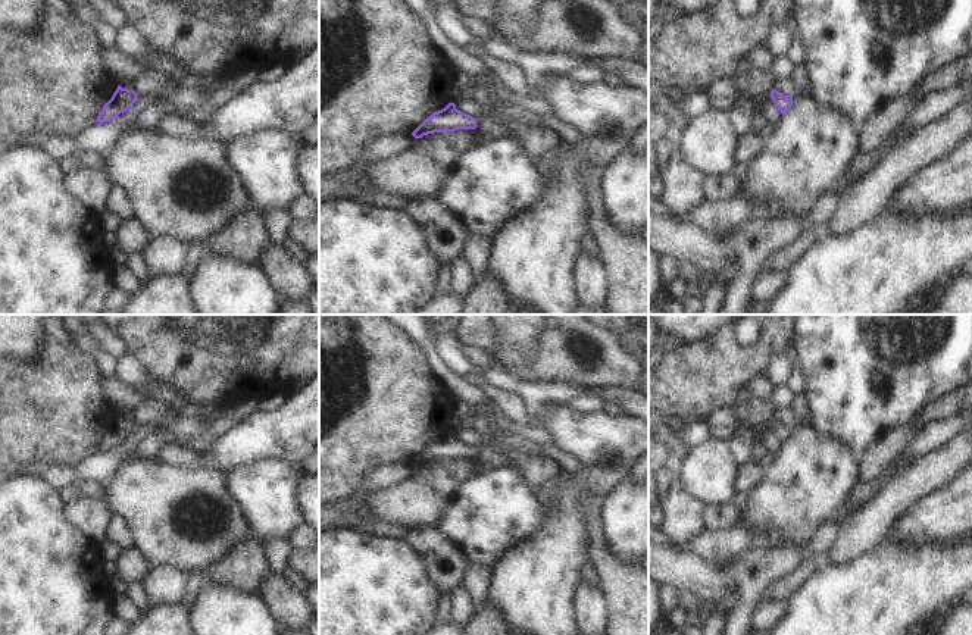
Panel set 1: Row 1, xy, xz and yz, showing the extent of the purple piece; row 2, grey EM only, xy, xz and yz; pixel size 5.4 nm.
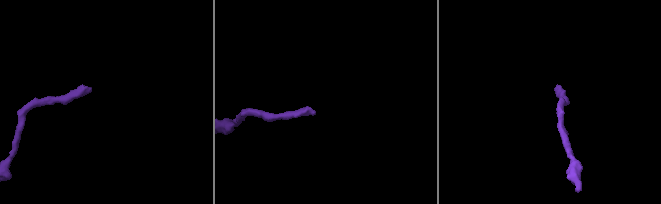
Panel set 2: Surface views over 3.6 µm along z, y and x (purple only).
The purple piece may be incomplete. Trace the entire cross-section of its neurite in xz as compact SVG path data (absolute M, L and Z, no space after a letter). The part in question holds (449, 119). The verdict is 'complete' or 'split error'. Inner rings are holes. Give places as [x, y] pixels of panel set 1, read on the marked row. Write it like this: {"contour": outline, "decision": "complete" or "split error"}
{"contour": "M449 103L444 109L434 112L413 132L415 138L434 132L454 132L457 129L475 129L476 119L457 110L454 103Z", "decision": "complete"}

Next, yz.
{"contour": "M776 90L771 91L771 98L782 115L785 115L793 106L793 100L790 100L785 94Z", "decision": "complete"}

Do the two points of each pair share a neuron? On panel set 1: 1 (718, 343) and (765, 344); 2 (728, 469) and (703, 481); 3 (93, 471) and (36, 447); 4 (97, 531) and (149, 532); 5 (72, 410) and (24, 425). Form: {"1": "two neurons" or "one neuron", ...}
{"1": "one neuron", "2": "one neuron", "3": "two neurons", "4": "two neurons", "5": "one neuron"}

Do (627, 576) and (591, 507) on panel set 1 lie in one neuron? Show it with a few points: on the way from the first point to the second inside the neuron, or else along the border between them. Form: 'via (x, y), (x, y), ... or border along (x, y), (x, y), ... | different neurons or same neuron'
via (609, 563), (599, 551), (593, 525) | same neuron

